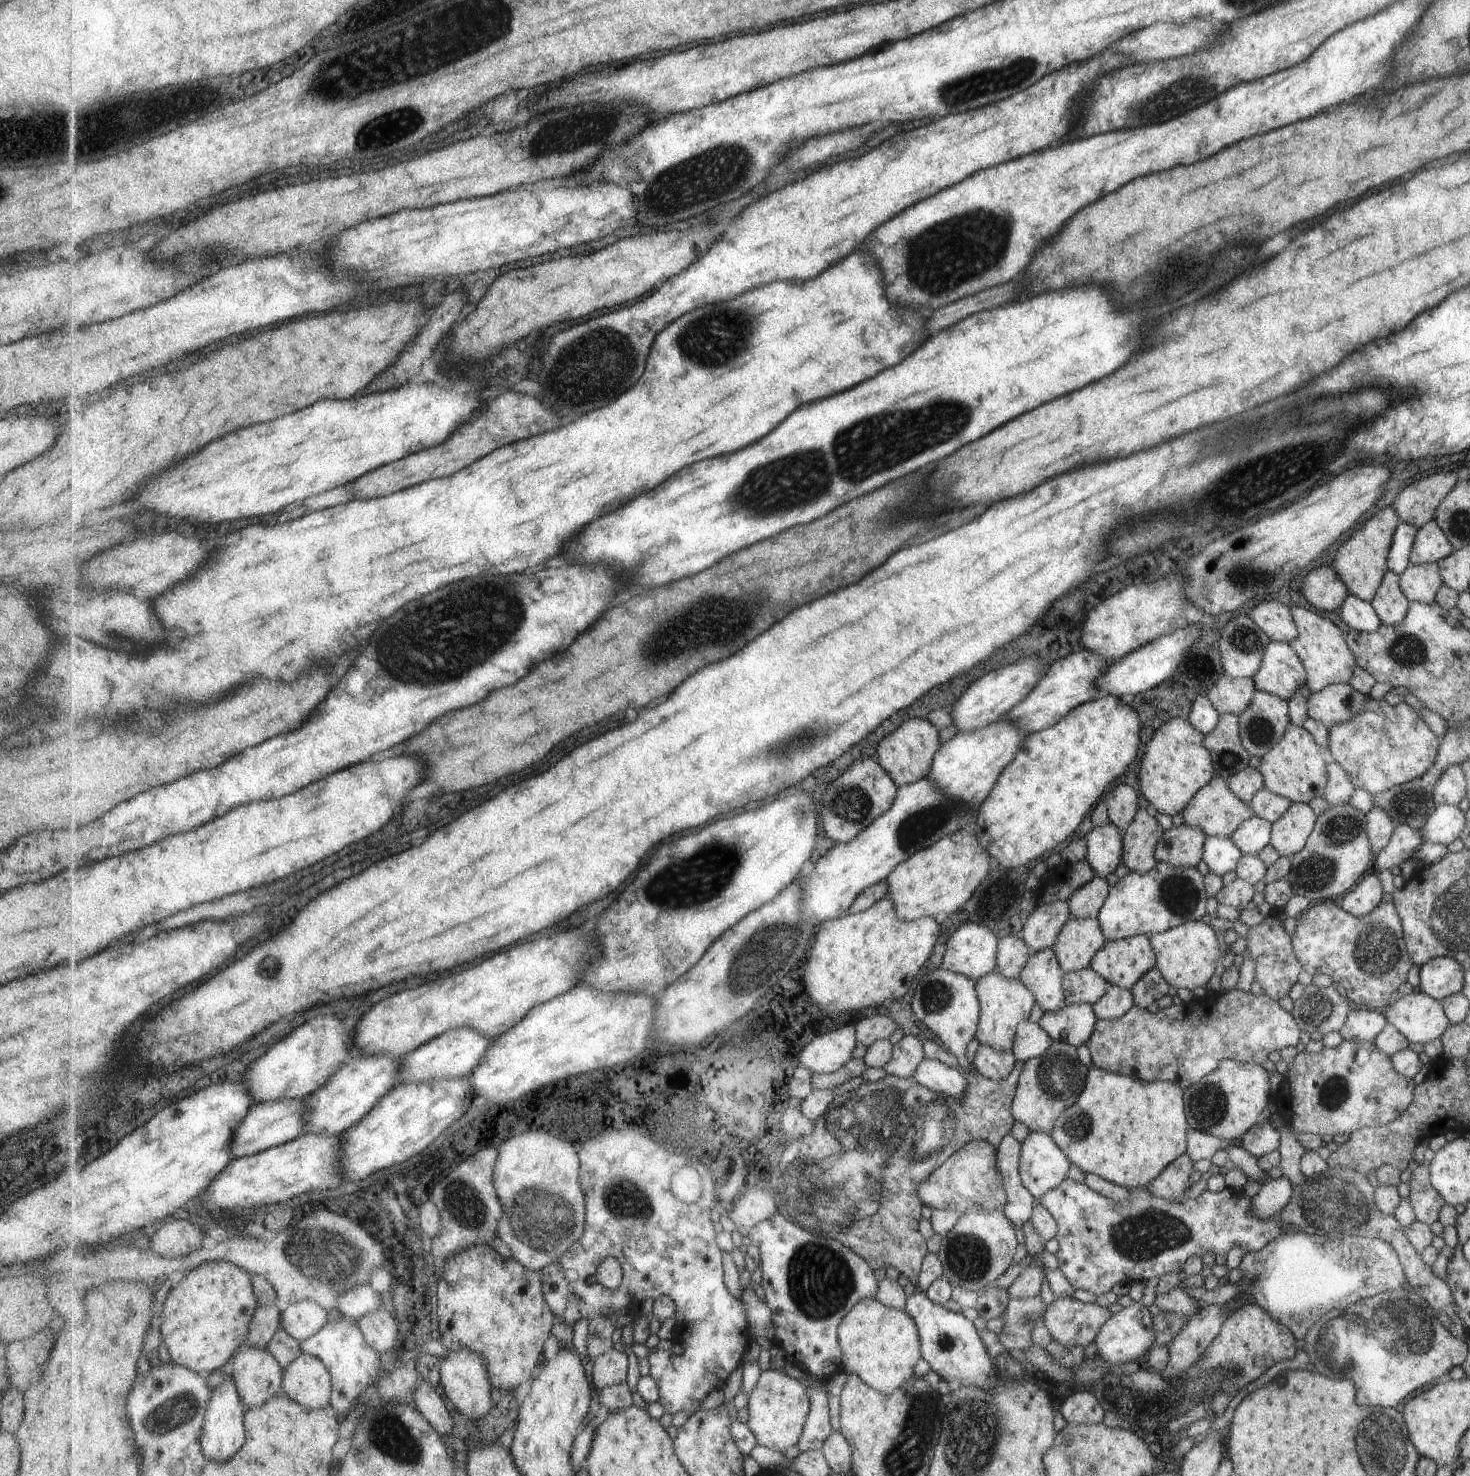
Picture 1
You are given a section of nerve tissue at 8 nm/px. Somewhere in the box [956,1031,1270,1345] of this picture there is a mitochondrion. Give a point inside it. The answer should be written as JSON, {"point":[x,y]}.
{"point":[1140,1236]}

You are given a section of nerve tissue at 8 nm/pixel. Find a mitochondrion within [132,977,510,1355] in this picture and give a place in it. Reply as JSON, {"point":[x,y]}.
{"point":[320,1254]}

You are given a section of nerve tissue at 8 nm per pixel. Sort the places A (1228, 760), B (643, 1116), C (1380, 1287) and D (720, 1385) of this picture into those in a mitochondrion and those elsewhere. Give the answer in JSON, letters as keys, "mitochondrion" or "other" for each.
{"A":"mitochondrion","B":"other","C":"mitochondrion","D":"other"}

